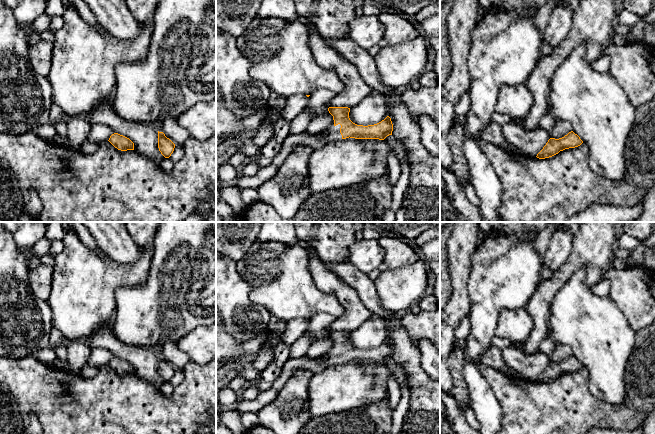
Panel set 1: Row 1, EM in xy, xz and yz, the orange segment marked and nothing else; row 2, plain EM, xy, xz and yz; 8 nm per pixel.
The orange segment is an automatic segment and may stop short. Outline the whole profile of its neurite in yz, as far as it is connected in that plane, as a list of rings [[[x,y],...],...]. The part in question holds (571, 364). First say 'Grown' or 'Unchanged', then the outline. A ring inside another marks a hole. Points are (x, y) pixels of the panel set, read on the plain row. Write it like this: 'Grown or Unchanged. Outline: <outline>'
Unchanged. Outline: [[[573,355],[562,362],[550,362],[543,373],[537,378],[537,382],[545,383],[558,378],[560,375],[580,370],[583,365]]]

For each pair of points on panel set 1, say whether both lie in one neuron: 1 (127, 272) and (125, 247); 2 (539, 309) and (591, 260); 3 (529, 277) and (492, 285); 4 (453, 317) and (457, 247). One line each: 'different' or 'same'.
1: different
2: same
3: same
4: same

